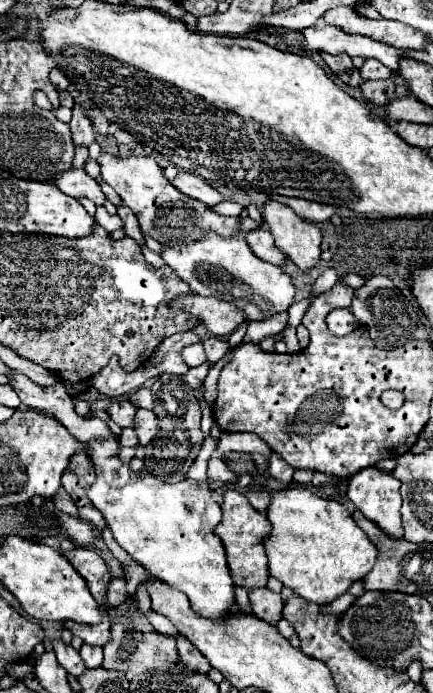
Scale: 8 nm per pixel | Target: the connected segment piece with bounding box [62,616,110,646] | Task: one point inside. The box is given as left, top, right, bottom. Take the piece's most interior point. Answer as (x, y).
(97, 635)

